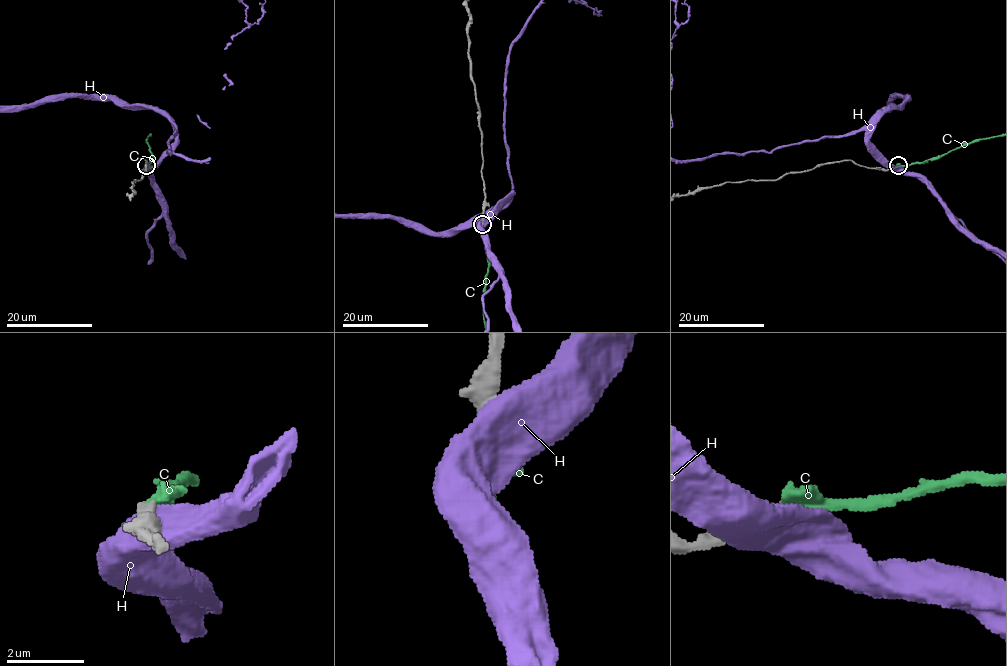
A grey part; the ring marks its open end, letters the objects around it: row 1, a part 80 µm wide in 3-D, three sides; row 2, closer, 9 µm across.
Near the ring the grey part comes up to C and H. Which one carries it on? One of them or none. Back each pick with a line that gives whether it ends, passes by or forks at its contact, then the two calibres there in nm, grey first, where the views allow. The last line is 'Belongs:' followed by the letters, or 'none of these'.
C: it ends | 280/440 nm
Belongs: C

